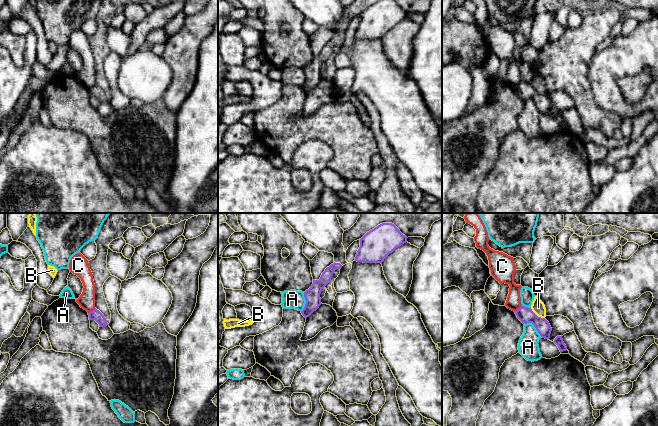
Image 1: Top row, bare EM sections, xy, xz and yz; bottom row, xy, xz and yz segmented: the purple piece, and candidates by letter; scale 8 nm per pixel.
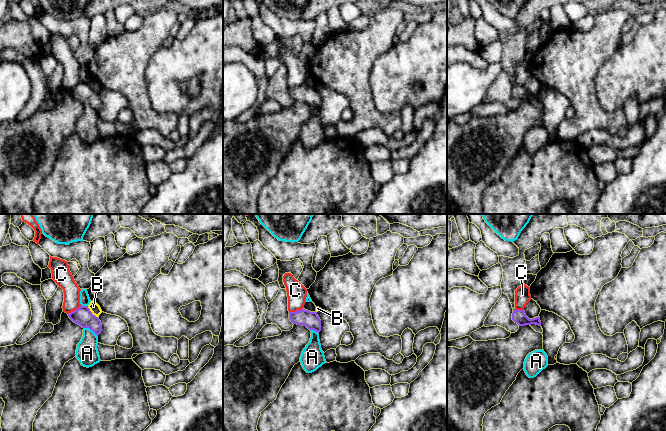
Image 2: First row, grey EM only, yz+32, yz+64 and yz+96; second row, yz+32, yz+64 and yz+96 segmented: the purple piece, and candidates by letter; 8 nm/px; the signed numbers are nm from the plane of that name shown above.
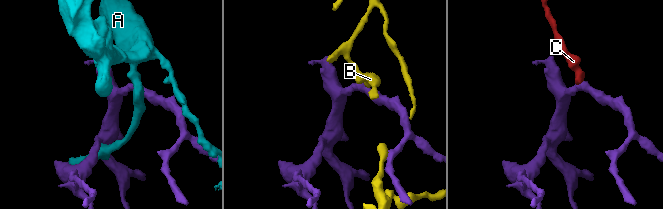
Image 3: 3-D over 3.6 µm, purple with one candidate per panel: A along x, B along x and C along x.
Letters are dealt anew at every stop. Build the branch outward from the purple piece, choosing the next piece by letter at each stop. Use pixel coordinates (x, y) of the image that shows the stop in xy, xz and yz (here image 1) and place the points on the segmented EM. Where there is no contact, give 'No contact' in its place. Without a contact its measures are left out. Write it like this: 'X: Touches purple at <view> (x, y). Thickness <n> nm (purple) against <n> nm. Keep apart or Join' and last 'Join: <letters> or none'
A: Touches purple at yz (534, 326). Thickness 120 nm (purple) against 170 nm. Keep apart
B: Touches purple at yz (536, 315). Thickness 120 nm (purple) against 110 nm. Keep apart
C: Touches purple at xy (91, 311). Thickness 90 nm (purple) against 130 nm. Keep apart
Join: none

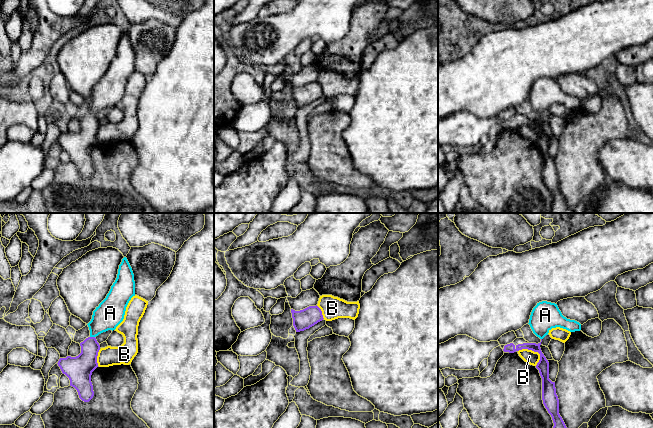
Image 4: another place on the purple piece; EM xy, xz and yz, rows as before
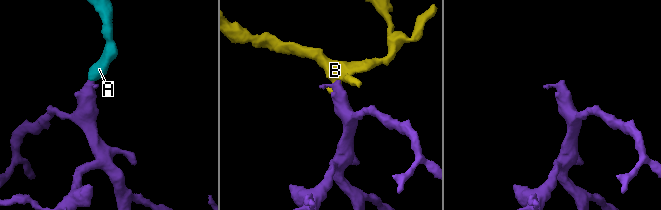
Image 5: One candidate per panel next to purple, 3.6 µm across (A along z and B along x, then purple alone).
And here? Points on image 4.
A: Touches purple at xy (92, 337). Thickness 190 nm (purple) against 220 nm. Join
B: Touches purple at yz (531, 349). Thickness 100 nm (purple) against 110 nm. Keep apart
Join: A

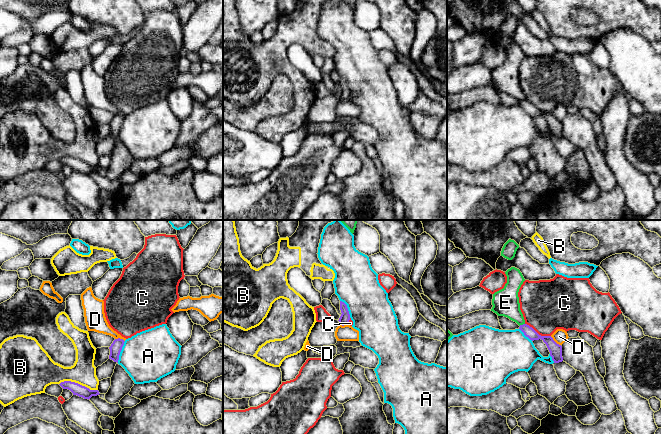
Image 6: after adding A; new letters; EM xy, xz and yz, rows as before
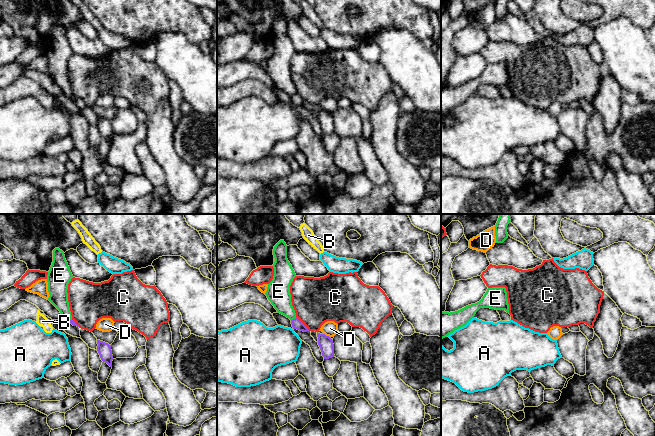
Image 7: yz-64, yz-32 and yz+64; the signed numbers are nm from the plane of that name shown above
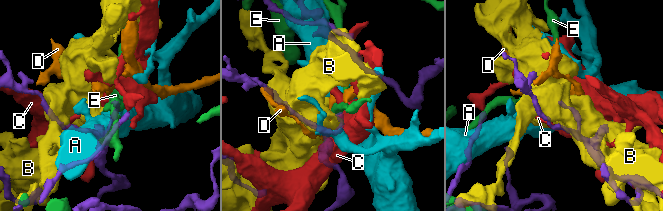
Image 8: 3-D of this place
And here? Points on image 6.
A: Touches purple at xy (120, 351). Thickness 90 nm (purple) against 400 nm. Keep apart
B: Touches purple at xy (77, 383). Thickness 90 nm (purple) against 200 nm. Keep apart
C: Touches purple at yz (537, 333). Thickness 100 nm (purple) against 420 nm. Keep apart
D: Touches purple at yz (554, 341). Thickness 100 nm (purple) against 110 nm. Keep apart
E: Touches purple at yz (521, 325). Thickness 90 nm (purple) against 220 nm. Keep apart
Join: none

